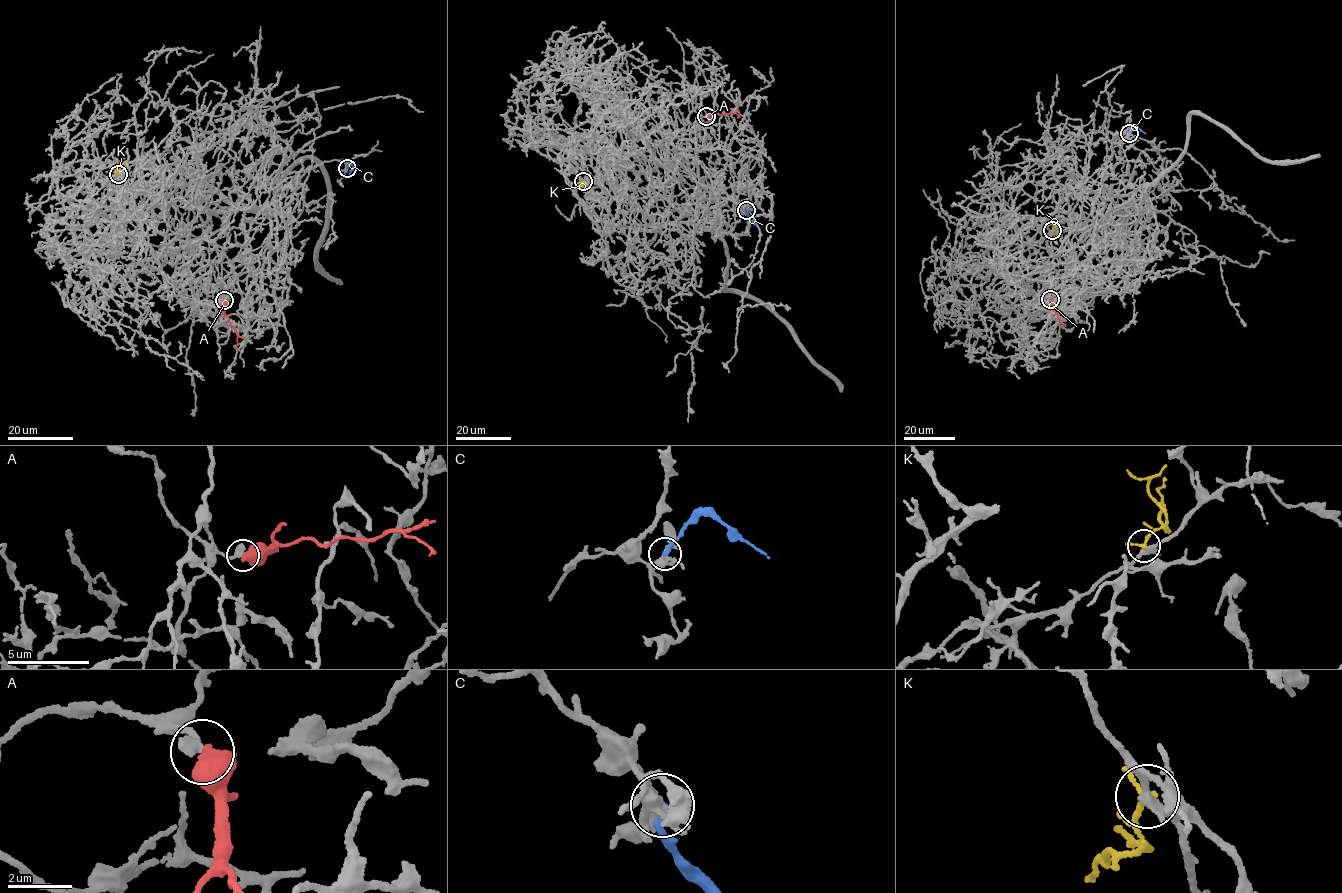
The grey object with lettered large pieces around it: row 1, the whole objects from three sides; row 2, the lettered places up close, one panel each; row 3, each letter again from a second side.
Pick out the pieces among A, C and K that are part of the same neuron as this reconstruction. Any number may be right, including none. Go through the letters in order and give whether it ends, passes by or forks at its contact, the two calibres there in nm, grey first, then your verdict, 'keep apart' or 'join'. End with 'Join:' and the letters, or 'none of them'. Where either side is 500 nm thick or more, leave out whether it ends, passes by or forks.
A: 380/600 nm | keep apart
C: it ends | 260/240 nm | keep apart
K: it ends | 240/240 nm | keep apart
Join: none of them

